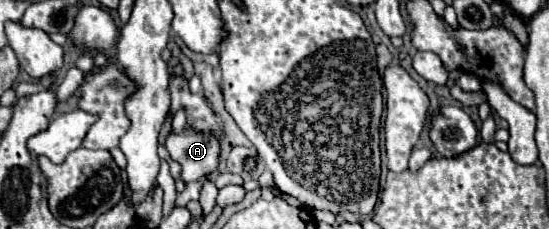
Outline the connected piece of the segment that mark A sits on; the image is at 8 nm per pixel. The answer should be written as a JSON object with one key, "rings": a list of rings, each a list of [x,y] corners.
{"rings":[[[185,127],[181,133],[169,133],[165,147],[173,161],[181,165],[179,179],[183,183],[197,181],[201,175],[211,175],[219,167],[219,137],[209,131]]]}

